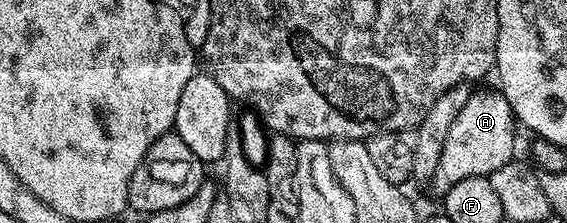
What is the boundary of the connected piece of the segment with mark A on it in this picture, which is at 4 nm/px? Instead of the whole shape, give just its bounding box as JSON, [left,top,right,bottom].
[429,87,517,194]

